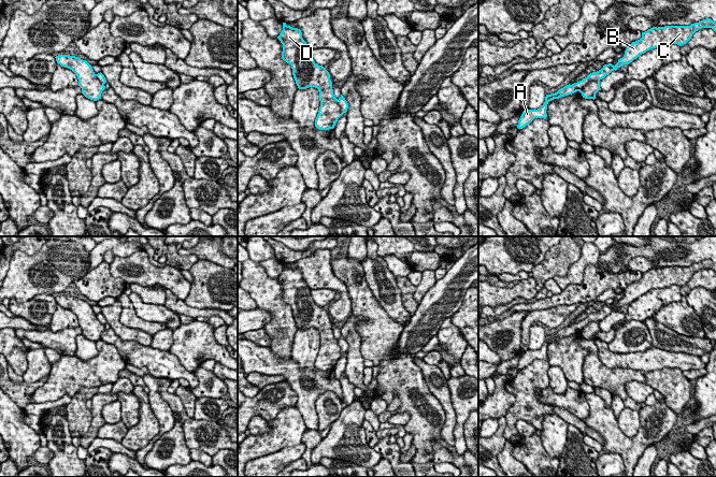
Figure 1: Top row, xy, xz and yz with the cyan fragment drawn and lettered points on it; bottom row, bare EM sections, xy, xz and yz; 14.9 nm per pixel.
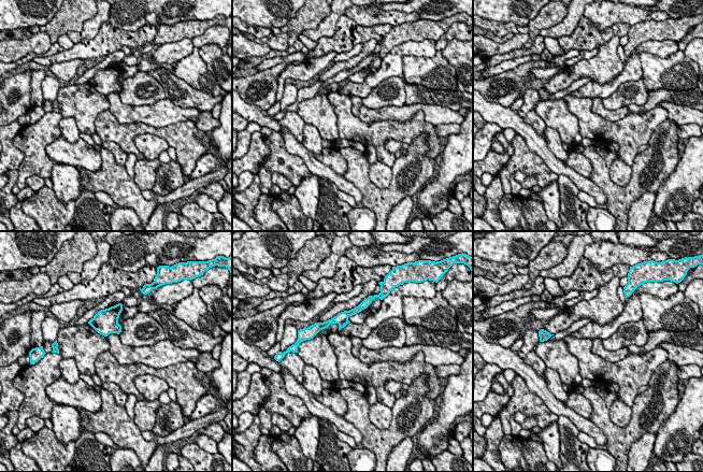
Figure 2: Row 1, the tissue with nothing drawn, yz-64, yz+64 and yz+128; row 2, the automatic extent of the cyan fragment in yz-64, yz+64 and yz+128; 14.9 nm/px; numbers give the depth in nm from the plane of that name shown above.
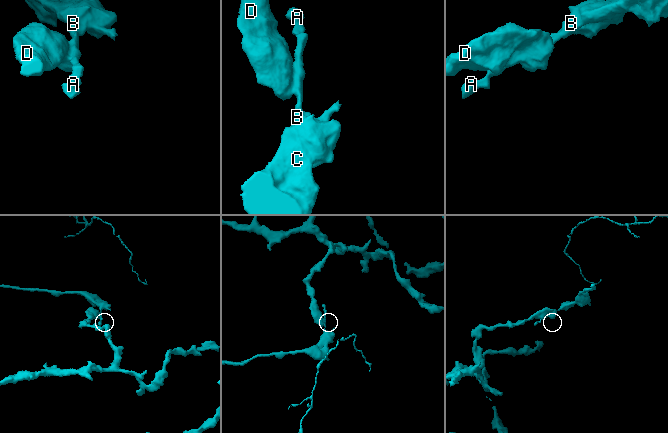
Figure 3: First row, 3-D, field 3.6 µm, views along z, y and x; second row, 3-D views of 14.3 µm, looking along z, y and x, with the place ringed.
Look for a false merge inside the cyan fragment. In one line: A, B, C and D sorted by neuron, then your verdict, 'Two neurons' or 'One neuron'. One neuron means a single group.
Groups: A B C / D. Two neurons

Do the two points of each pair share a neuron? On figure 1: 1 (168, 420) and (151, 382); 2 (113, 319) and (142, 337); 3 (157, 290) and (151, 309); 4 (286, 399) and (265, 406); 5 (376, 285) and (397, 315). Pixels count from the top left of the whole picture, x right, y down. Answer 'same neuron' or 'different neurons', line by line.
1: same neuron
2: same neuron
3: different neurons
4: same neuron
5: same neuron

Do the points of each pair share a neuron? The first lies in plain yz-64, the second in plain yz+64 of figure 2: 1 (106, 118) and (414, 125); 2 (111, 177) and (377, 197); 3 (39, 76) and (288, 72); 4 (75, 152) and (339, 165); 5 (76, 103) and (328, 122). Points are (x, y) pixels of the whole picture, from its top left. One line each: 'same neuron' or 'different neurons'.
1: same neuron
2: same neuron
3: same neuron
4: same neuron
5: same neuron

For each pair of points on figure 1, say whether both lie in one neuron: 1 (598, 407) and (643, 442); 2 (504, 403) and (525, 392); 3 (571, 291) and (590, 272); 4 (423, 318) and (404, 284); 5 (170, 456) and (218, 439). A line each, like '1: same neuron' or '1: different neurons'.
1: same neuron
2: different neurons
3: same neuron
4: different neurons
5: different neurons

